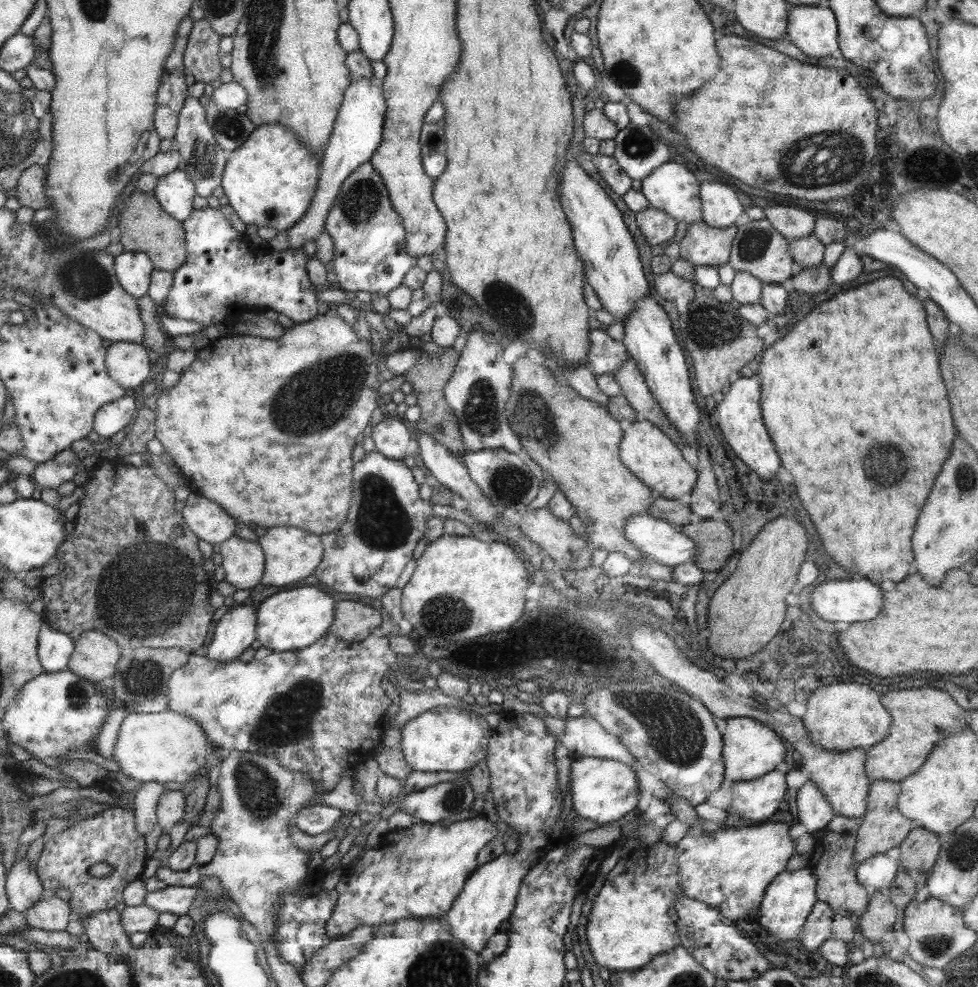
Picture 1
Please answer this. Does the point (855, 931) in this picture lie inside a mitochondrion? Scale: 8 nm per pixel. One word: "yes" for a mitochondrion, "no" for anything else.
no

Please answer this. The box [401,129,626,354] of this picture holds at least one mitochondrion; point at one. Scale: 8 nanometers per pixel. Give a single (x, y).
(511, 308)

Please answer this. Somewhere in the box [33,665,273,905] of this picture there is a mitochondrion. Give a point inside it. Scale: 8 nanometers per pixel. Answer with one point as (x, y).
(78, 695)

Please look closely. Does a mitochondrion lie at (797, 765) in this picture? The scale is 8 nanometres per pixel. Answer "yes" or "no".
no

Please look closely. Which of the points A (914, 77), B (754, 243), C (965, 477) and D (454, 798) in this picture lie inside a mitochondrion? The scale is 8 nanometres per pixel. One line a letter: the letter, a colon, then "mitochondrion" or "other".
A: mitochondrion
B: mitochondrion
C: mitochondrion
D: mitochondrion

